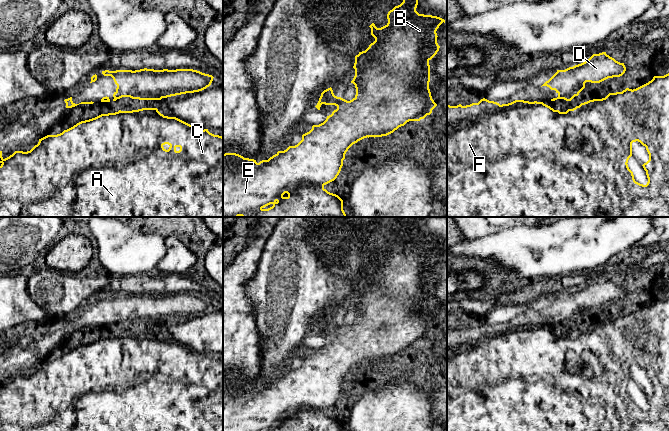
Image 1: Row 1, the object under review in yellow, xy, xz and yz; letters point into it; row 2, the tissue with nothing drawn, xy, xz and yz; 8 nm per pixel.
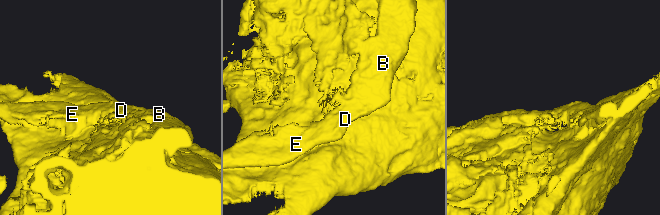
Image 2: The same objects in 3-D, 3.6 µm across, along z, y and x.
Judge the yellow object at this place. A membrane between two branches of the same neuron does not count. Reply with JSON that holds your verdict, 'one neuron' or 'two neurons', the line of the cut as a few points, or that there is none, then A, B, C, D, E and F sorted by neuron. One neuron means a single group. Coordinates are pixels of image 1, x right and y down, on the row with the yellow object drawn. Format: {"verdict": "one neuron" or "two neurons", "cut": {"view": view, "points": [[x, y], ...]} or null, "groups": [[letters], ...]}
{"verdict": "two neurons", "cut": {"view": "xz", "points": [[387, 23], [371, 52], [368, 74], [356, 82]]}, "groups": [["A", "C", "F"], ["B", "D", "E"]]}

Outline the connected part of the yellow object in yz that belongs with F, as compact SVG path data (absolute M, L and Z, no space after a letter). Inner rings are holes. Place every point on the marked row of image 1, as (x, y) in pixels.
M669 73L664 76L654 76L651 81L636 89L626 88L622 92L609 93L605 98L589 100L573 109L568 109L566 112L554 110L543 102L515 100L500 105L485 98L478 103L472 103L465 107L478 106L481 106L482 110L477 118L472 118L470 121L461 121L447 131L447 217L669 217ZM636 141L645 146L649 154L649 160L642 165L648 178L646 185L635 181L633 172L627 164L632 156L632 143Z

